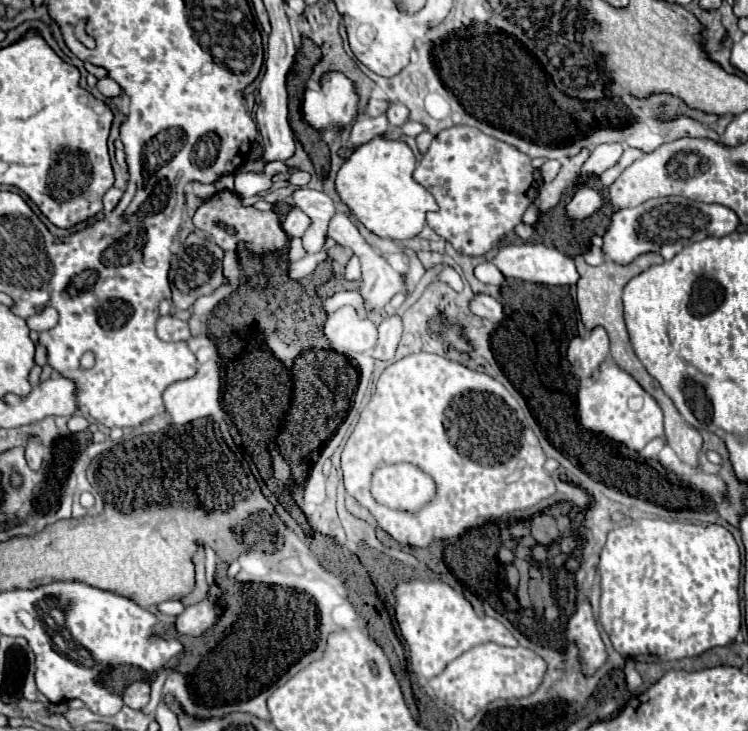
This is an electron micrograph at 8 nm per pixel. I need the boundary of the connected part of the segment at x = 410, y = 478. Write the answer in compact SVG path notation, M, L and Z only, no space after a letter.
M410 463L382 467L372 479L374 499L400 511L418 511L434 497L434 491L434 481Z

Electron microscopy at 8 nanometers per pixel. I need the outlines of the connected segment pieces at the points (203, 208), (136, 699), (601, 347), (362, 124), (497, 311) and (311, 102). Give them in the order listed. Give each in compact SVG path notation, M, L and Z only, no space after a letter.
M222 189L216 195L204 199L200 203L200 207L196 209L192 221L194 221L194 225L198 229L202 229L208 235L212 235L216 245L220 249L224 249L224 251L236 251L238 241L244 241L250 253L254 253L256 257L264 259L268 255L286 251L288 243L290 243L288 235L284 233L284 229L280 225L280 217L278 217L276 211L272 211L272 209L270 211L258 211L252 205L246 207L246 205L242 205L242 199L230 189Z
M146 681L130 683L122 693L124 705L128 705L132 709L142 709L148 703L148 699L150 699L150 683L146 683Z
M594 327L584 337L574 337L568 345L568 361L572 365L572 371L580 379L590 377L598 369L598 363L602 363L602 359L606 359L608 355L608 333L602 327Z
M362 115L362 117L354 123L348 141L350 141L352 147L358 147L358 145L366 143L370 137L374 137L374 135L386 131L386 129L388 129L388 121L378 121L378 117L368 119L368 117Z
M476 293L470 301L470 311L474 315L480 315L484 319L490 319L494 323L500 323L504 313L502 313L502 303L496 301L494 297L486 295L486 293Z
M330 73L324 77L318 91L306 89L302 113L304 119L318 131L324 131L328 125L338 129L354 119L356 103L358 95L352 81L342 73Z

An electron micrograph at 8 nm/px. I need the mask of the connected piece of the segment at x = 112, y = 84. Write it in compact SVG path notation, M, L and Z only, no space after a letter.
M104 77L104 79L100 79L98 81L98 91L104 95L104 97L116 97L116 95L120 95L120 85L114 81L114 79L110 79L110 77Z

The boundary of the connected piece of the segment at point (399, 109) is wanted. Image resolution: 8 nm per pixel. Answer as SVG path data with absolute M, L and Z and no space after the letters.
M390 103L388 111L386 111L386 117L388 117L390 125L398 127L408 119L408 109L404 105L400 105L400 103Z

